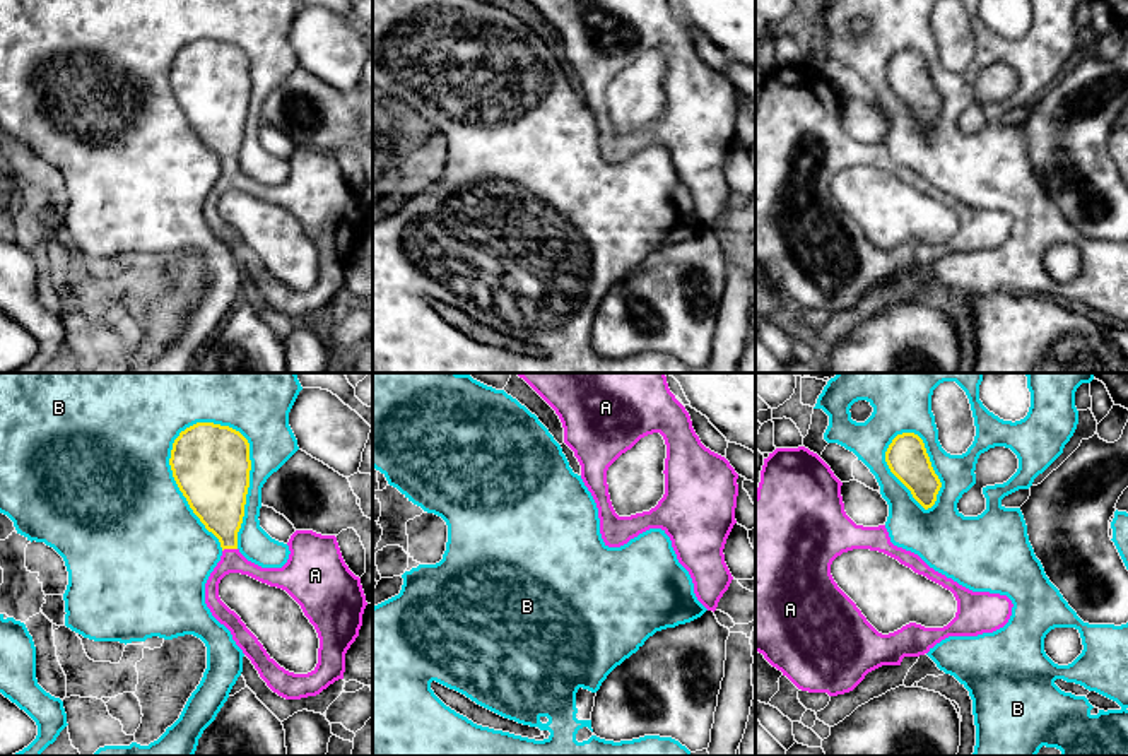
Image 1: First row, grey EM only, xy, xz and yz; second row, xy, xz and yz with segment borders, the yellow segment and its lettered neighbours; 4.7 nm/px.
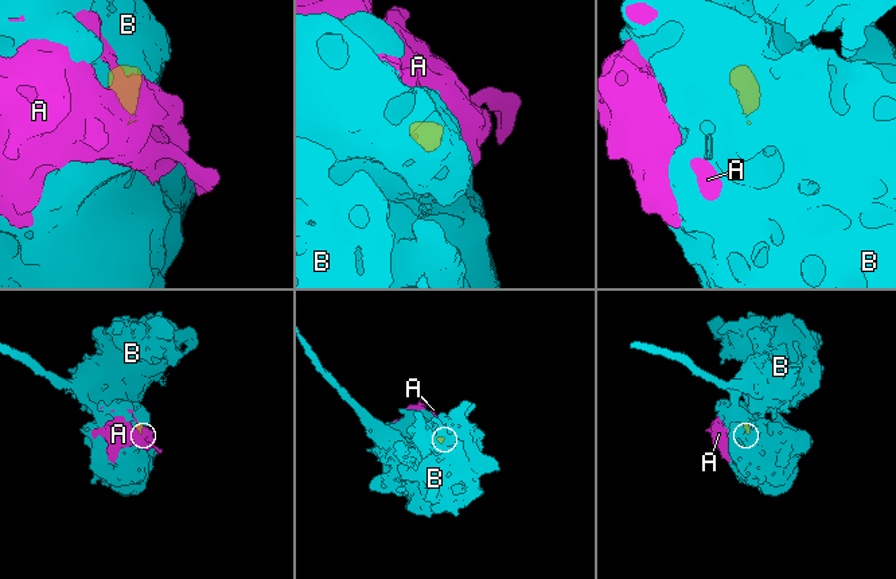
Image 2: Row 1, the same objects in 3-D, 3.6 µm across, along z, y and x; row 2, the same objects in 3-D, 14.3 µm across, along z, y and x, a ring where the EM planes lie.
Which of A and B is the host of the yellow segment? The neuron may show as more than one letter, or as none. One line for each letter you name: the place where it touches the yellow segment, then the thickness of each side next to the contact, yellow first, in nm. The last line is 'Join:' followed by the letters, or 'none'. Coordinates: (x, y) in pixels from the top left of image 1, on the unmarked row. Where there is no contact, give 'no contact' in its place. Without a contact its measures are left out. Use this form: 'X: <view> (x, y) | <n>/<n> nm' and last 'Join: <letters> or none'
A: xy (229, 165) | 260/110 nm
Join: A

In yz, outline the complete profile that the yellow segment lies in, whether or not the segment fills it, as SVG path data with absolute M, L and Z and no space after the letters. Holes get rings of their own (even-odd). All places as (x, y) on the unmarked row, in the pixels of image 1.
M897 51L885 68L885 79L925 127L935 121L942 99L918 51Z

